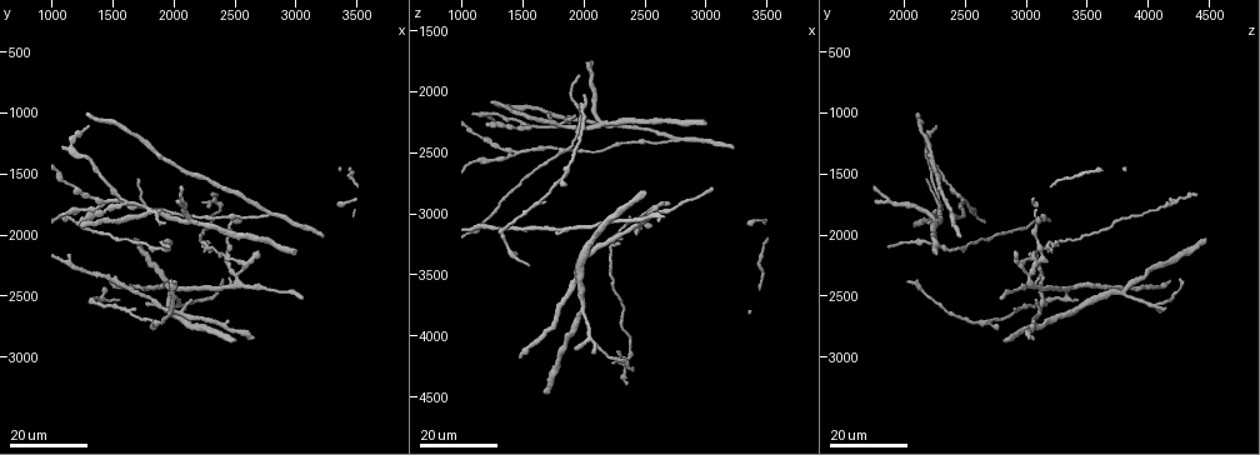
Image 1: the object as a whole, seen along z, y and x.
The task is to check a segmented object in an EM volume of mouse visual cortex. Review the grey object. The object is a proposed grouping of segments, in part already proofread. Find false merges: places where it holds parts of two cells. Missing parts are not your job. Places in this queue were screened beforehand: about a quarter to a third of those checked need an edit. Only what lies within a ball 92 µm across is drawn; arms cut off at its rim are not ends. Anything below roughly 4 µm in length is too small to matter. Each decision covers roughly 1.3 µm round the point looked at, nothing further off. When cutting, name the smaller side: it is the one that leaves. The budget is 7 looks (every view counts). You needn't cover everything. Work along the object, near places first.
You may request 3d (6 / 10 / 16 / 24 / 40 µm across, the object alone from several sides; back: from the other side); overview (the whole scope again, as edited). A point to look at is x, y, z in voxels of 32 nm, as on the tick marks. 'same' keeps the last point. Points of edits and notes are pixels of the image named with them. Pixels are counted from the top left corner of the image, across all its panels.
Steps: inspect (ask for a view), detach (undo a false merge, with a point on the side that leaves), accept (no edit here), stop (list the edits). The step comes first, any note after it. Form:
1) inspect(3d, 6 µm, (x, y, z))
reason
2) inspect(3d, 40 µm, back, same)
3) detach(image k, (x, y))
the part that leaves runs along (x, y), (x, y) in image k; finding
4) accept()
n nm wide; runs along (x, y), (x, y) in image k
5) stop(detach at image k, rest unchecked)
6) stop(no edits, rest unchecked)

inspect(3d, 24 µm, (1140, 1800, 2540))
thick turns thin

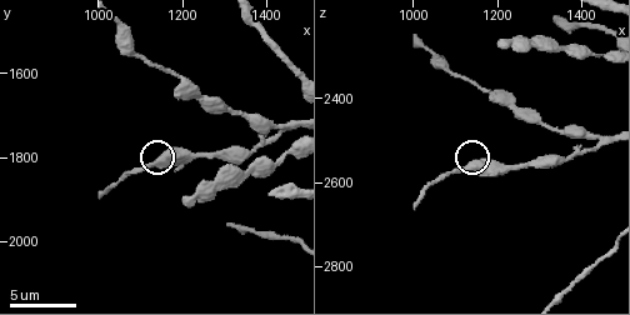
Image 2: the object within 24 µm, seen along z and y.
inspect(3d, 10 µm, (1140, 1815, 2555))

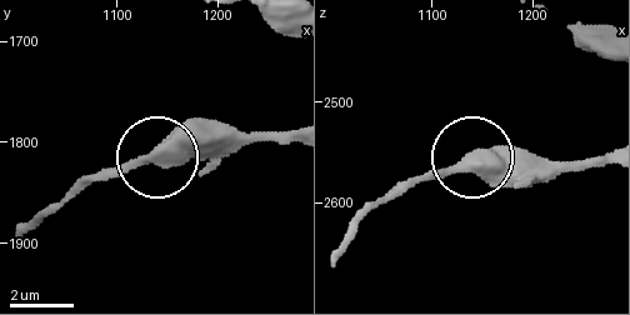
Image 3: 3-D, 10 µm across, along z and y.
accept()
runs along (609, 158), (464, 160), (410, 181) in image 3; all the same cell

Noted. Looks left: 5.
inspect(3d, 24 µm, (1960, 2060, 2140))

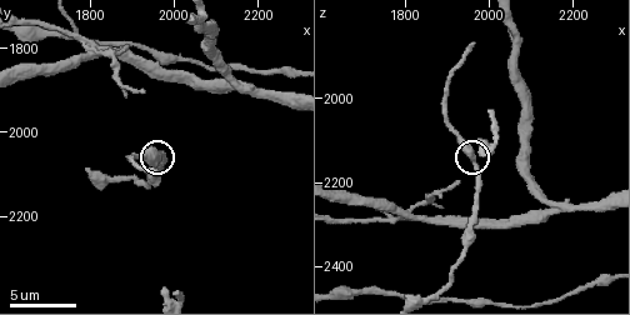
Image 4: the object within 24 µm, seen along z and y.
inspect(3d, 6 µm, (1950, 2080, 2120))

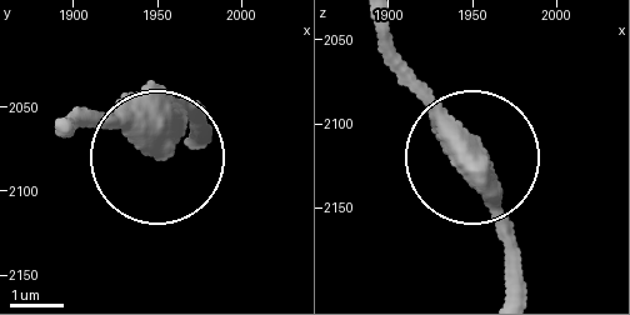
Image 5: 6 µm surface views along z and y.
inspect(3d, 6 µm, back, (1952, 2074, 2126))
from behind

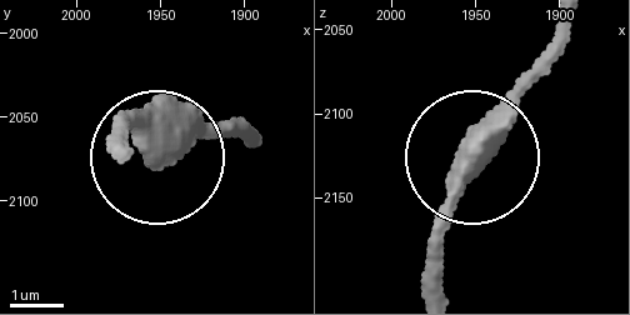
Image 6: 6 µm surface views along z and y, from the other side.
accept()
620 nm wide; all the same cell

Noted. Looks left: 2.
inspect(3d, 24 µm, (2780, 1840, 2380))

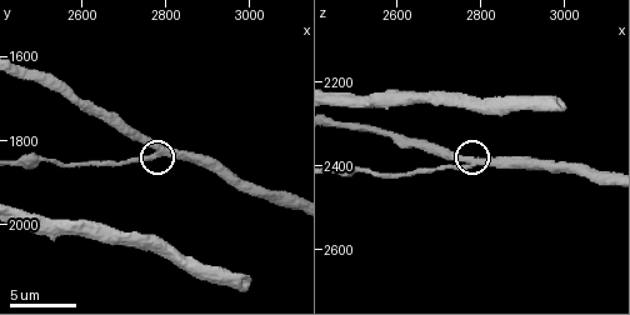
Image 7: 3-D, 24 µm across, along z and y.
inspect(3d, 10 µm, (2780, 1835, 2405))
closer look

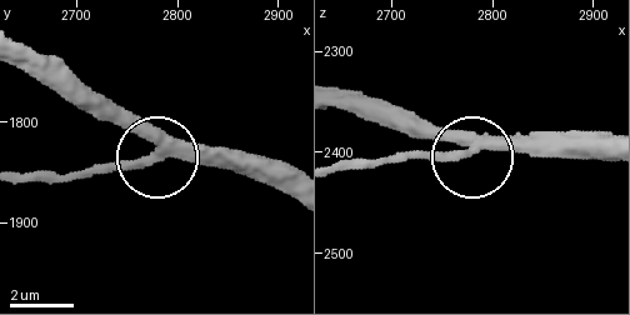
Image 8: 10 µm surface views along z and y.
accept()
runs along (335, 88), (448, 129), (469, 150), (464, 158), (386, 158) in image 8; one cell here

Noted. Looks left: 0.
stop(no edits, rest unchecked)

